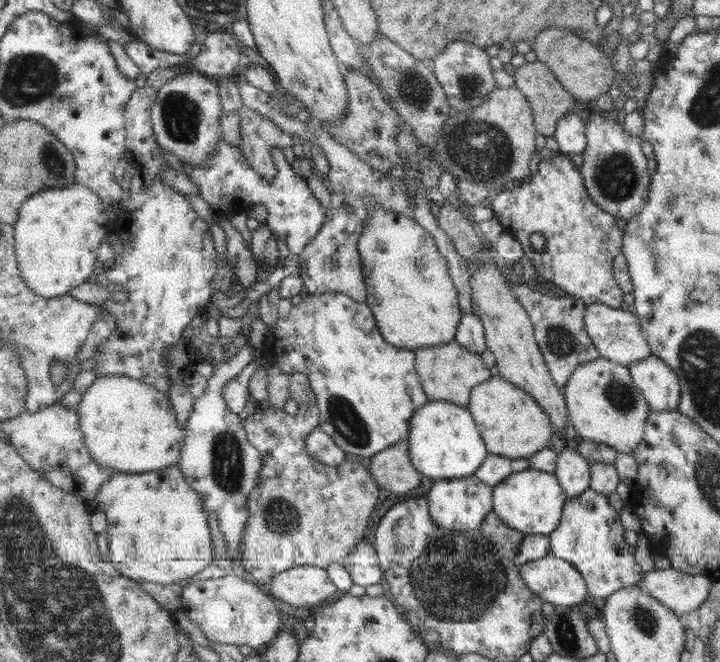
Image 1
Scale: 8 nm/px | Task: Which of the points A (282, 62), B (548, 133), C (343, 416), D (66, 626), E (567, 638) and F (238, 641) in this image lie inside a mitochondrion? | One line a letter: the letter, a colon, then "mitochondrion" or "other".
A: other
B: other
C: mitochondrion
D: mitochondrion
E: mitochondrion
F: other

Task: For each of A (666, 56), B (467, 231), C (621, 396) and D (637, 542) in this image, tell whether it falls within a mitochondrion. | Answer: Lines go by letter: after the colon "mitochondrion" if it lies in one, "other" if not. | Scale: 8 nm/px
A: other
B: other
C: mitochondrion
D: other

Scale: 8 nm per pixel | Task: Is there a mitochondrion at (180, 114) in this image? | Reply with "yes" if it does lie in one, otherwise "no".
yes

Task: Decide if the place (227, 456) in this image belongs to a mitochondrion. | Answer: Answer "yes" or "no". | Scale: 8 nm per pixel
yes

